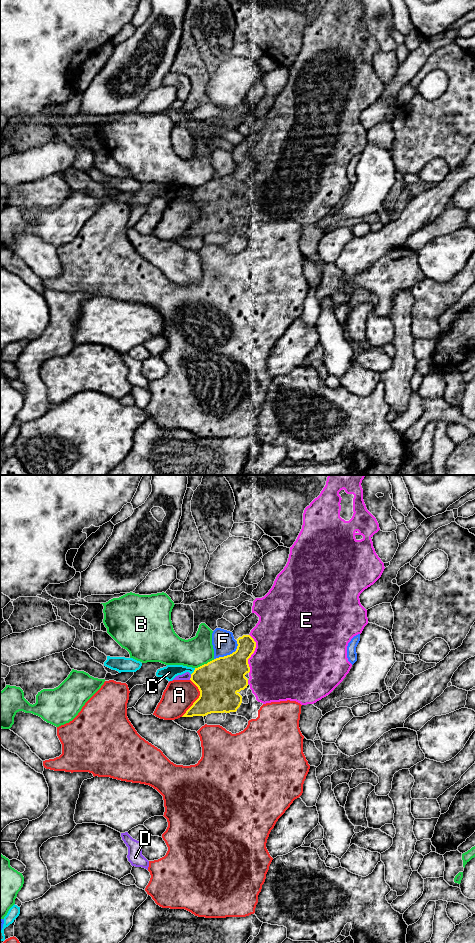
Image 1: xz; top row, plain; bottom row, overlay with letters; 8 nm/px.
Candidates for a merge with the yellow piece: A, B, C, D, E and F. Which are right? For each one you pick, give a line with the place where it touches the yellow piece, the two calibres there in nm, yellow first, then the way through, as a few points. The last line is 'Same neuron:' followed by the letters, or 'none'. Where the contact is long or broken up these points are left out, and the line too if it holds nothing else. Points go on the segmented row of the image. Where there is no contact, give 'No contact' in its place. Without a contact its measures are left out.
E: Touches yellow at xz (253, 652). Thickness 260 nm (yellow) against 500 nm
Same neuron: E

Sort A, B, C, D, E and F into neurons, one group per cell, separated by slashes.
A / B / C / D / E / F

